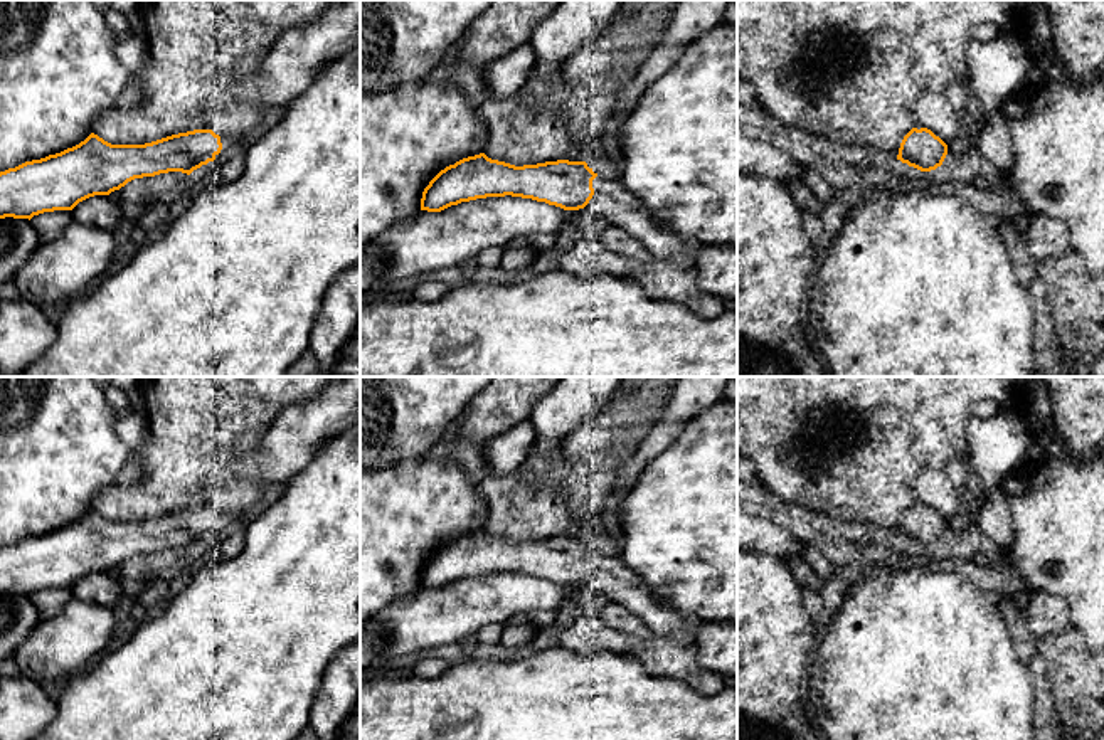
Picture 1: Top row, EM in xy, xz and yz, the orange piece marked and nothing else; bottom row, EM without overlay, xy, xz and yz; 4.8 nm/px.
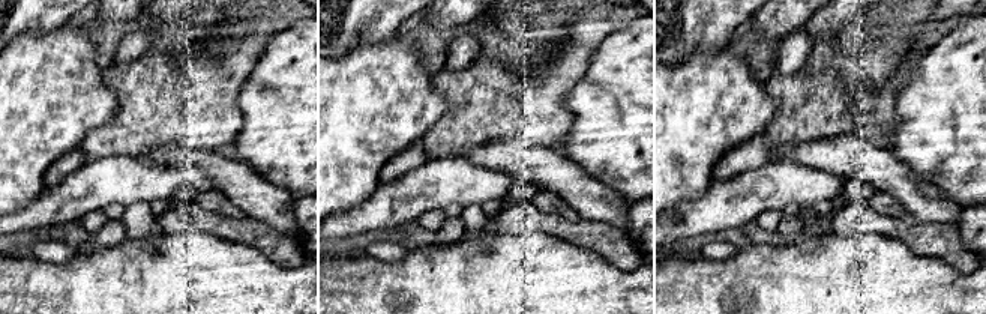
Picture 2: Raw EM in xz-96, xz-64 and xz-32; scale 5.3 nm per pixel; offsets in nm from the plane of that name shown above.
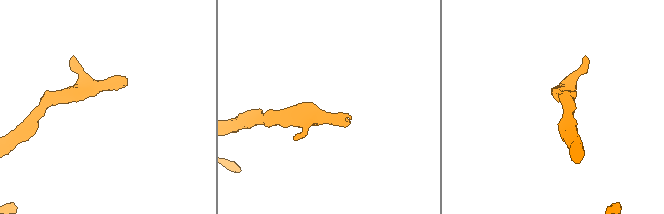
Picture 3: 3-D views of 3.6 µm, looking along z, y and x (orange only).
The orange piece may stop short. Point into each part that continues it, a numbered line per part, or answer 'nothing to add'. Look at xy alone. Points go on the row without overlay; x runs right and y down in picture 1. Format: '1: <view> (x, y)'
1: xy (228, 522)

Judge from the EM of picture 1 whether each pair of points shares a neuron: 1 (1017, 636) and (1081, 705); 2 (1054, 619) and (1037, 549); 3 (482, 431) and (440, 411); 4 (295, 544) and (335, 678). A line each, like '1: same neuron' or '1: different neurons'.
1: different neurons
2: different neurons
3: different neurons
4: different neurons

